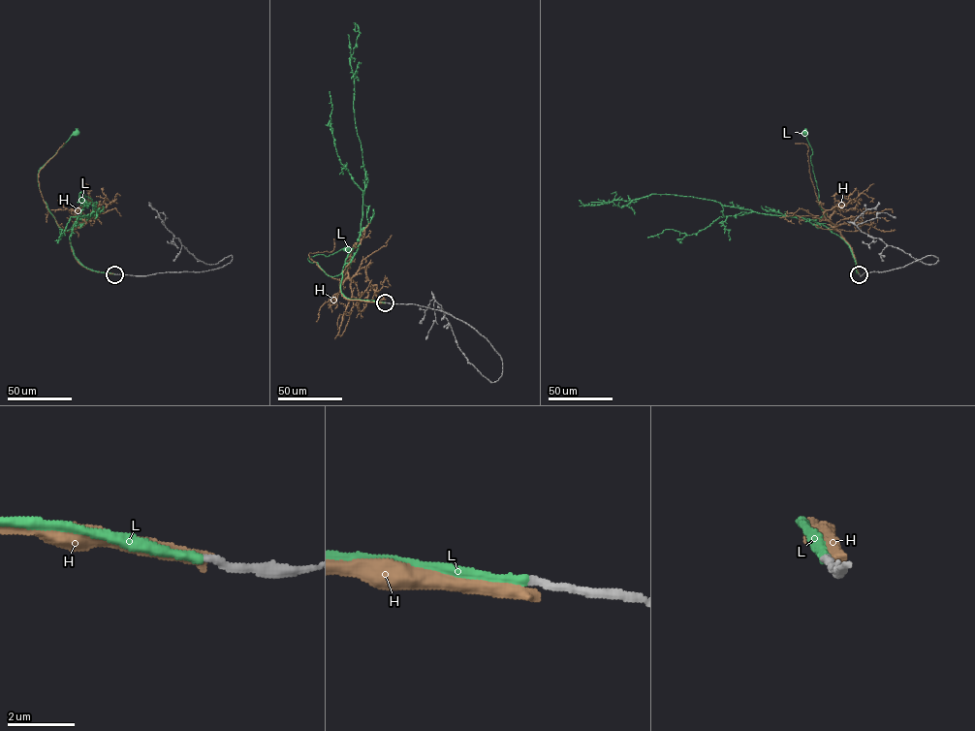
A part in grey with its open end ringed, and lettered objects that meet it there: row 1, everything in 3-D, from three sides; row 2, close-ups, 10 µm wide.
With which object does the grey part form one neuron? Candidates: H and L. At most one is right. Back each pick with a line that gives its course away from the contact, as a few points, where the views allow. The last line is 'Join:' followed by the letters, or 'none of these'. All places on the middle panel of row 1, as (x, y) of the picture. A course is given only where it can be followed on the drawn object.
L: course (385, 302), (347, 298), (341, 292), (342, 273), (329, 276), (317, 263), (307, 259), (347, 249)
Join: L

